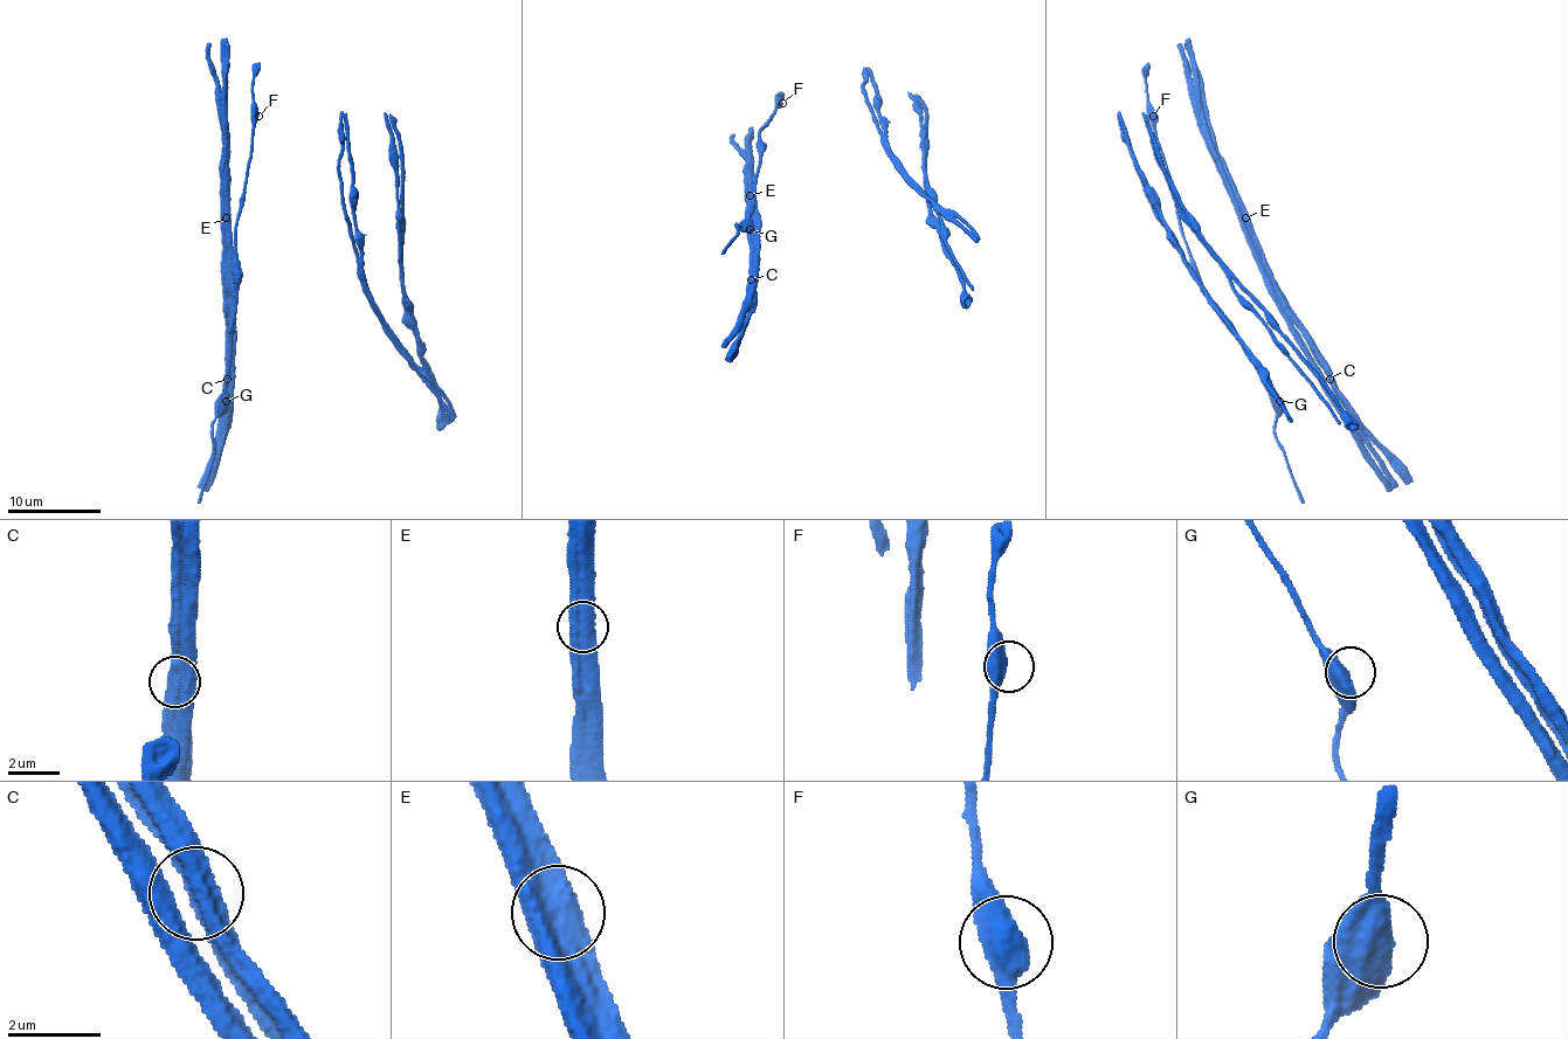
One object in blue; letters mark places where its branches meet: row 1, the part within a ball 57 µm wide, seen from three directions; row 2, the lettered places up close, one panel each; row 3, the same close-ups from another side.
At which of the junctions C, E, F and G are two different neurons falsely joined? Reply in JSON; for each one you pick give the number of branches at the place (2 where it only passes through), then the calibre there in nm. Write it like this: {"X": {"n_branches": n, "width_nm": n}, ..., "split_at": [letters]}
{"C": {"n_branches": 2, "width_nm": 650}, "E": {"n_branches": 2, "width_nm": 800}, "split_at": ["C", "E"]}

